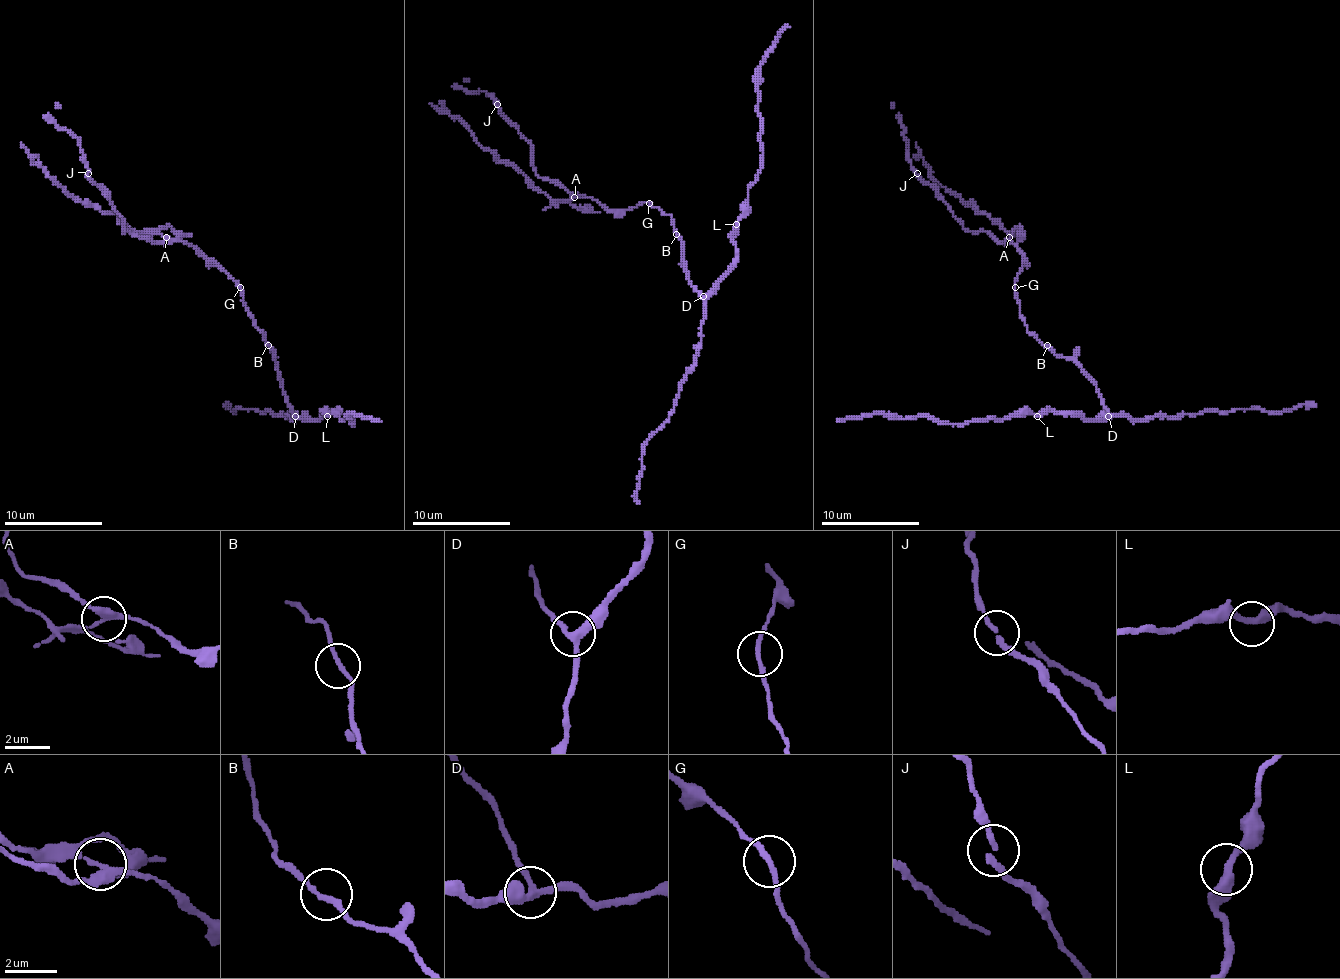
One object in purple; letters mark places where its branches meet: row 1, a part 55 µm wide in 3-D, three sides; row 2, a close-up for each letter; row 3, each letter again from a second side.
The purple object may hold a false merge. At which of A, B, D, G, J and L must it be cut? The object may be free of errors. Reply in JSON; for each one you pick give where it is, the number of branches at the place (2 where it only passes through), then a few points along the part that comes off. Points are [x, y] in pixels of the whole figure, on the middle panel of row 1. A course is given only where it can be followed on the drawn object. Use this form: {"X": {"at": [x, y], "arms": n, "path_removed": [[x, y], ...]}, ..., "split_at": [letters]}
{"A": {"at": [574, 197], "arms": 3, "path_removed": [[575, 197], [550, 200], [511, 165], [486, 150], [457, 118], [442, 113], [429, 103]]}, "split_at": ["A"]}

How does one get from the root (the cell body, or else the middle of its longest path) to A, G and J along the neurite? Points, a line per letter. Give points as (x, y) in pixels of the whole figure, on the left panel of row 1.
A: (268, 347), (265, 335), (255, 325), (243, 300), (241, 288), (191, 246), (167, 236)
G: (268, 347), (265, 335), (255, 325), (243, 300), (241, 288)
J: (268, 347), (241, 288), (223, 271), (184, 241), (147, 241), (122, 231), (122, 219), (110, 197), (88, 172)

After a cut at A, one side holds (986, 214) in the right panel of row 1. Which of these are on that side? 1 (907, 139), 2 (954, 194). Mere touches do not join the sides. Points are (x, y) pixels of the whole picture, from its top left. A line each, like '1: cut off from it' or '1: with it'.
1: cut off from it
2: with it

